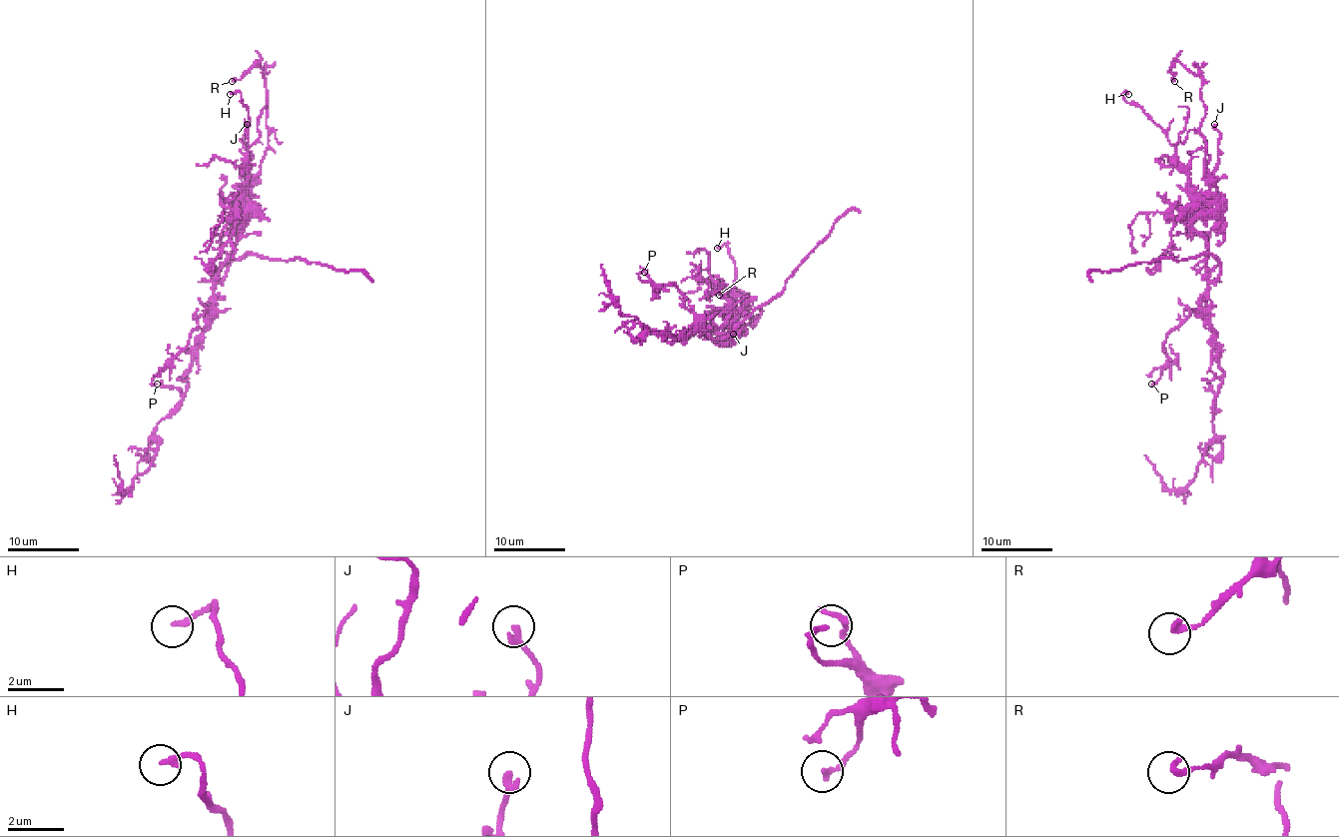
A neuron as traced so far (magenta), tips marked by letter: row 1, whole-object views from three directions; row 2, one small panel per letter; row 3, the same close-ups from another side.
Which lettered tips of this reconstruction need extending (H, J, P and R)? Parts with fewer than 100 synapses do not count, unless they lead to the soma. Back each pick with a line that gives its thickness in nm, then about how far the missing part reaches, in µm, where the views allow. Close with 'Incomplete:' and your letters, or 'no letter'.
Incomplete: no letter

